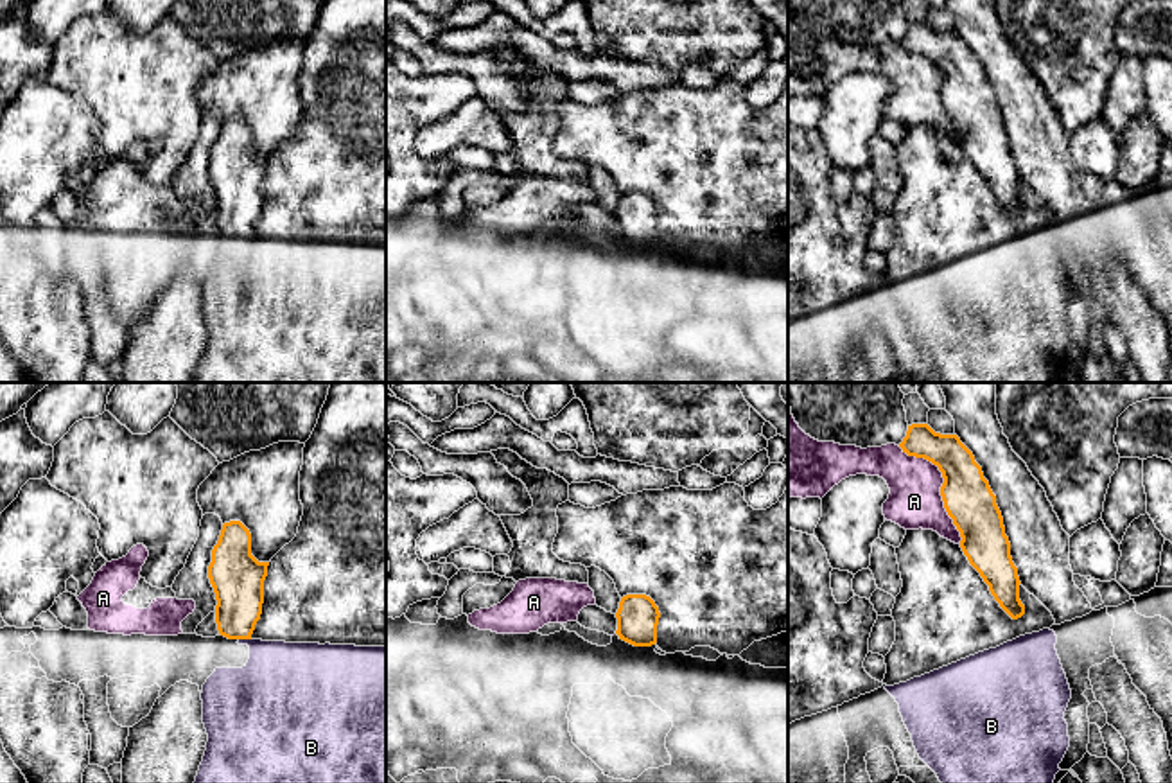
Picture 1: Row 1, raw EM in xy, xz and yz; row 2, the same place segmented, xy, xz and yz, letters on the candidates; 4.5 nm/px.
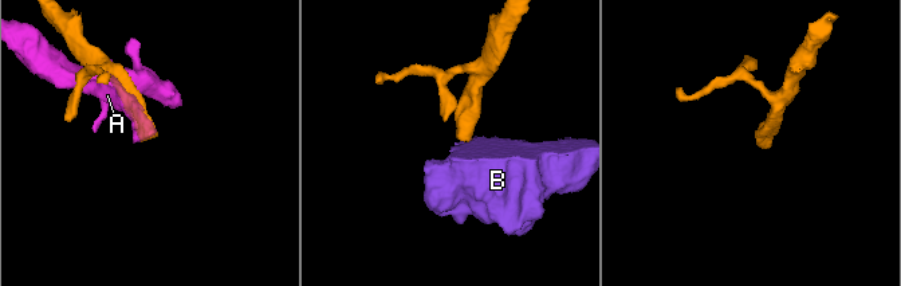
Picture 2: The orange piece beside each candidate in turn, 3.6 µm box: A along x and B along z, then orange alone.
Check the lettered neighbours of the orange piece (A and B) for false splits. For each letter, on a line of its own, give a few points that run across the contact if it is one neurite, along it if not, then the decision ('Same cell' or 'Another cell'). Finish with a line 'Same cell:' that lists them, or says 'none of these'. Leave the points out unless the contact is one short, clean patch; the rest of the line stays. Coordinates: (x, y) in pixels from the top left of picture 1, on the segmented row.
A: Another cell
B: Line: xy (239, 638), (250, 640). Another cell
Same cell: none of these

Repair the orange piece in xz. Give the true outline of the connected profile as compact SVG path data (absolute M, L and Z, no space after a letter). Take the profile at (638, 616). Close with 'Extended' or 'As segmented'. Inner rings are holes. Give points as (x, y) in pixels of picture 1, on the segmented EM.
M626 594L616 612L619 639L634 647L652 647L657 643L659 607L646 594Z. As segmented

